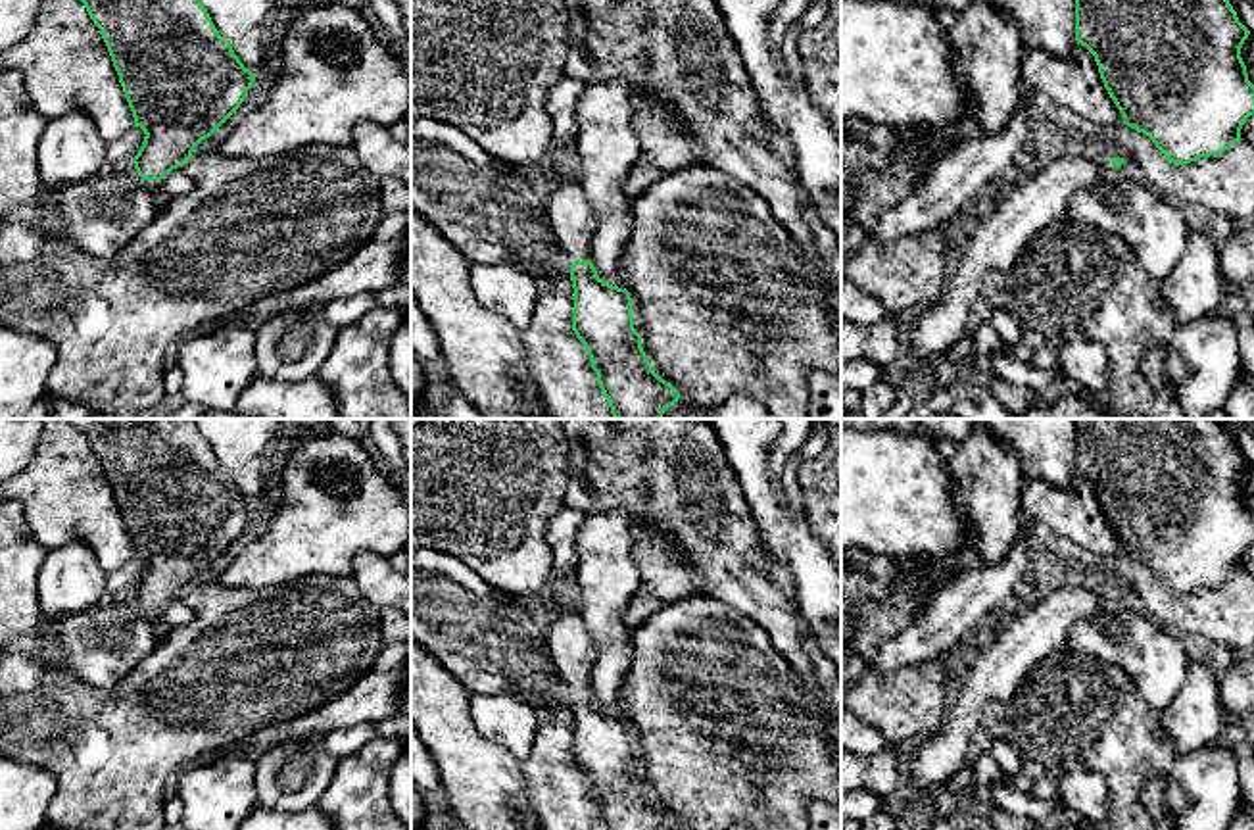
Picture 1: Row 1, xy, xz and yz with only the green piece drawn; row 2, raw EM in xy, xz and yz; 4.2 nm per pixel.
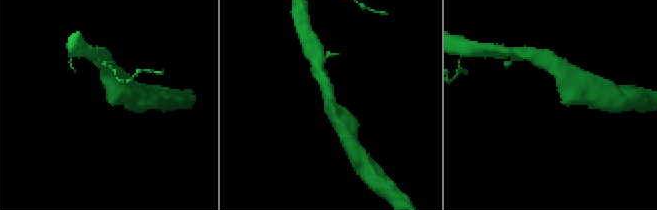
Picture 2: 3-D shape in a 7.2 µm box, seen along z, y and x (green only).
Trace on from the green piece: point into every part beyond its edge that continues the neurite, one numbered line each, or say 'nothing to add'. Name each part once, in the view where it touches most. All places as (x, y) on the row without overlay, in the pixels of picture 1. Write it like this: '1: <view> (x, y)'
1: xz (573, 650)

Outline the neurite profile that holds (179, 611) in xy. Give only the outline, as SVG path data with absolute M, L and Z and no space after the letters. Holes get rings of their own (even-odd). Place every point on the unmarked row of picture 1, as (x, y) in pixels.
M186 596L173 599L161 609L159 630L181 628L192 622L196 617L194 607L186 601Z

